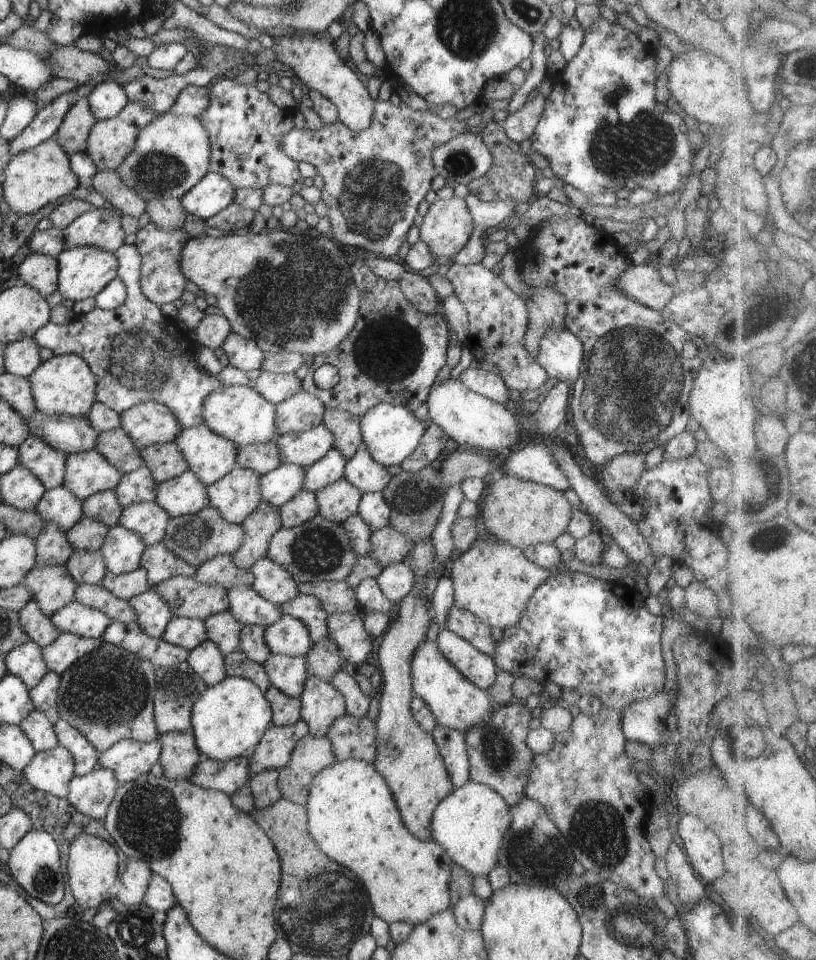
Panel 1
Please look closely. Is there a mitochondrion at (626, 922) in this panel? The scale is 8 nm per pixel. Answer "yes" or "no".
yes

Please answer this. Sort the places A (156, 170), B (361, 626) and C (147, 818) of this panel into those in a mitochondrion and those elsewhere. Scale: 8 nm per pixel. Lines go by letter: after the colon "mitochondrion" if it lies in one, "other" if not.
A: mitochondrion
B: other
C: mitochondrion

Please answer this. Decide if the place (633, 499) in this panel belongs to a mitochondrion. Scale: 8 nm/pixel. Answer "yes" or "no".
no

